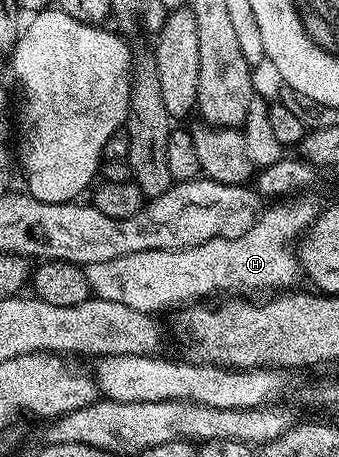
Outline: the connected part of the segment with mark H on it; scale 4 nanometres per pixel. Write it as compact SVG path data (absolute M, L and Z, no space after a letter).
M282 199L271 207L263 208L258 222L244 235L236 239L217 237L190 249L161 249L160 251L136 251L132 255L120 255L118 259L108 259L106 263L92 263L85 266L86 278L91 294L112 303L124 303L141 313L161 314L161 309L174 309L189 306L191 303L210 299L213 293L218 295L258 295L271 291L290 291L295 288L300 277L300 262L296 252L296 242L314 223L320 213L319 206L300 199Z

